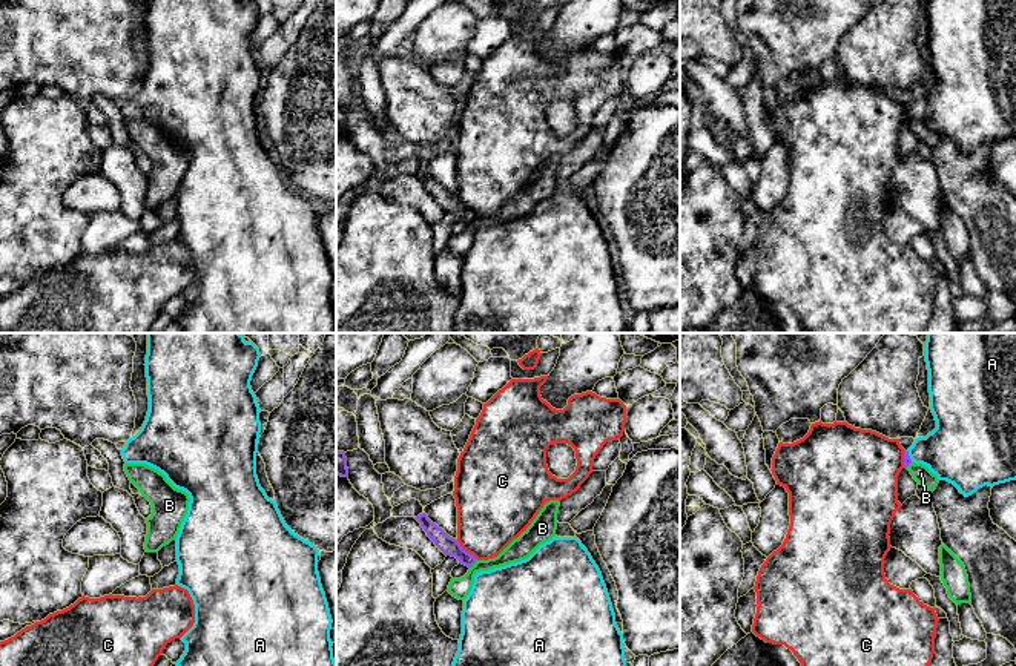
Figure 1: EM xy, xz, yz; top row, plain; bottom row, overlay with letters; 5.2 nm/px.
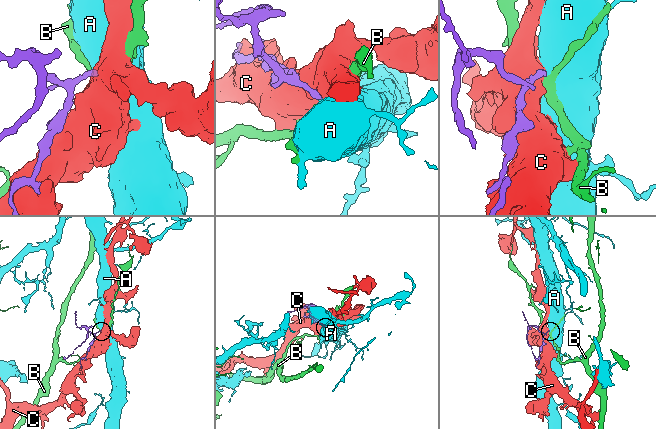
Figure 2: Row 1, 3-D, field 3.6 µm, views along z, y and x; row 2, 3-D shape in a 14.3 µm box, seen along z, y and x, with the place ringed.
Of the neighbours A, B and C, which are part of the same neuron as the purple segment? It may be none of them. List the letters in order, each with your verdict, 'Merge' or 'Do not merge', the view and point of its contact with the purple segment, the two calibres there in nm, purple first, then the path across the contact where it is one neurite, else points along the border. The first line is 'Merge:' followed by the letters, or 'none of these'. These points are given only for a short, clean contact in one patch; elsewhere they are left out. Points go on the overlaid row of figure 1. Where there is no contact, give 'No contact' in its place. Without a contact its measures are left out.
Merge: A
A: Merge. Touches purple at yz (909, 456). Thickness 50 nm (purple) against 320 nm. Path across: yz (907, 461), (909, 456), (921, 451), (956, 451)
B: Do not merge. Touches purple at xz (475, 562). Thickness 100 nm (purple) against 110 nm. Boundary: xz (476, 559), (470, 568)
C: Do not merge. Touches purple at xz (465, 551). Thickness 100 nm (purple) against 360 nm

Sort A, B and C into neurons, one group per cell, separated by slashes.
A / B / C

